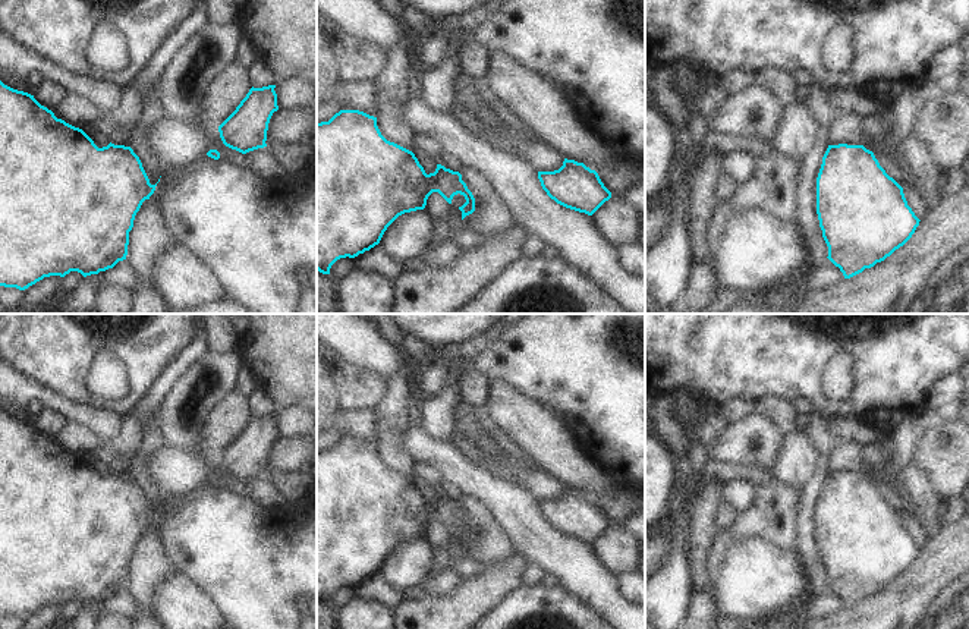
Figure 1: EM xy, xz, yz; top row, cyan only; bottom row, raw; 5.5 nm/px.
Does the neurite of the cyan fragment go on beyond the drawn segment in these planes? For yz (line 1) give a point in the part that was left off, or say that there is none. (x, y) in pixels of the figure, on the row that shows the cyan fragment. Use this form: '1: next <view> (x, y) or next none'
1: next none

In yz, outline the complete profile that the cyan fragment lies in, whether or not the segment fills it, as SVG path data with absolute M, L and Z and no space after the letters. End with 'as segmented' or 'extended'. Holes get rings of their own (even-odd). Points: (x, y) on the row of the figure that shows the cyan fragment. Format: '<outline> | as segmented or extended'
M828 145L817 177L828 260L850 279L884 261L919 226L903 188L863 145Z | as segmented

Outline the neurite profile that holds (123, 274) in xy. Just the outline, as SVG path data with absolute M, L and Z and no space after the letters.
M126 260L119 261L113 268L106 271L100 271L98 274L91 277L91 282L100 286L120 286L135 292L136 286L136 276L132 267L128 264Z

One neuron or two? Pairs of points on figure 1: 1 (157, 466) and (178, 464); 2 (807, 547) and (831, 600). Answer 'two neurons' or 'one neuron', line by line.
1: one neuron
2: two neurons

